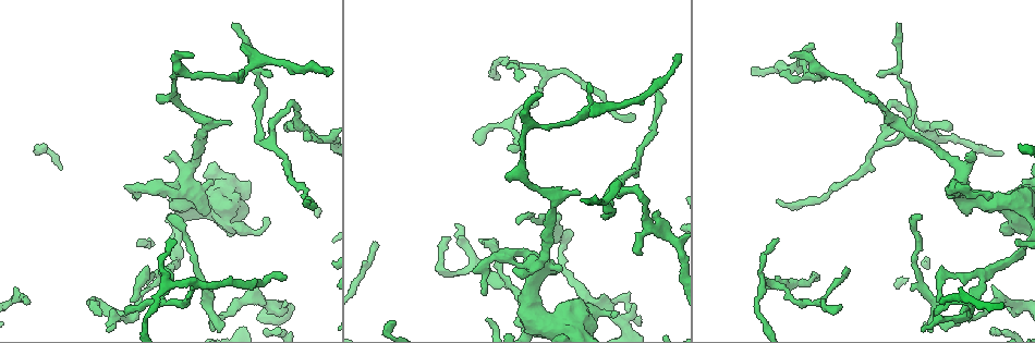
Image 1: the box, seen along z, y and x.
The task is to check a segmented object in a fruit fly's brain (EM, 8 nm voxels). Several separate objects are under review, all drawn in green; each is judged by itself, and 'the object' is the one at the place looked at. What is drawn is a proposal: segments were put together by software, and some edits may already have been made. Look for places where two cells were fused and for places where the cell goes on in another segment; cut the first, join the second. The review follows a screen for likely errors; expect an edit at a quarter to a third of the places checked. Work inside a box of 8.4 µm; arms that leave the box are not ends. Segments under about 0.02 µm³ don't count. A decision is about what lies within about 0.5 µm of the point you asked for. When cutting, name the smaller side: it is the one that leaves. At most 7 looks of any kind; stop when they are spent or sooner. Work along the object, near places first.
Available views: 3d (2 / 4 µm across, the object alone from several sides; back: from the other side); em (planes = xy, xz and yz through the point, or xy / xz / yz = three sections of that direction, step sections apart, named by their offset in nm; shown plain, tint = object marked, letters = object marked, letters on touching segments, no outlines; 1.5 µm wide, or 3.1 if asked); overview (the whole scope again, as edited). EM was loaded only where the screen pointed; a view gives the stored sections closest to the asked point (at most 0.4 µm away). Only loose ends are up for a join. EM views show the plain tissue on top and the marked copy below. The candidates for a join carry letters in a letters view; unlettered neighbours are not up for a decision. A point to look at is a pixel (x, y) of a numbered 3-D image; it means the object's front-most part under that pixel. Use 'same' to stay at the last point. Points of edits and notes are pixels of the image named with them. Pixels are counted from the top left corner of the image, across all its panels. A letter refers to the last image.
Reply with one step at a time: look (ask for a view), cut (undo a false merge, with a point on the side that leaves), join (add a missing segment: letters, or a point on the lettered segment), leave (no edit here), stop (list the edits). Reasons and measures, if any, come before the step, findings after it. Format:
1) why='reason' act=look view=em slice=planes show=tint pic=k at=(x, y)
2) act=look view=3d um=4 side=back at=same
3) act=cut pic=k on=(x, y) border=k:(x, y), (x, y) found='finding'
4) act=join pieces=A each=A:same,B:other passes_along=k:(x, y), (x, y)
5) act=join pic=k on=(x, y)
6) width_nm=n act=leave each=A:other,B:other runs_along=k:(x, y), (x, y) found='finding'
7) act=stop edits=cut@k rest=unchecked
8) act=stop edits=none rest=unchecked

why='thin end' act=look view=3d um=4 pic=1 at=(308, 199)

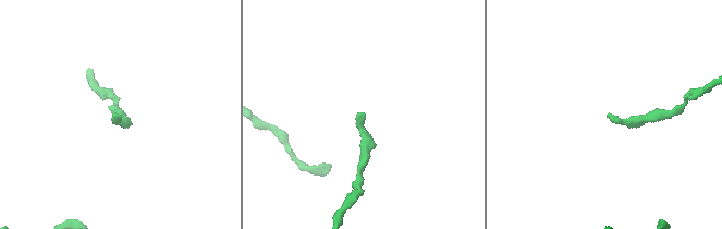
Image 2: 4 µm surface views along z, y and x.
why='shape alone is not enough' act=look view=em slice=planes show=letters pic=2 at=(117, 114)

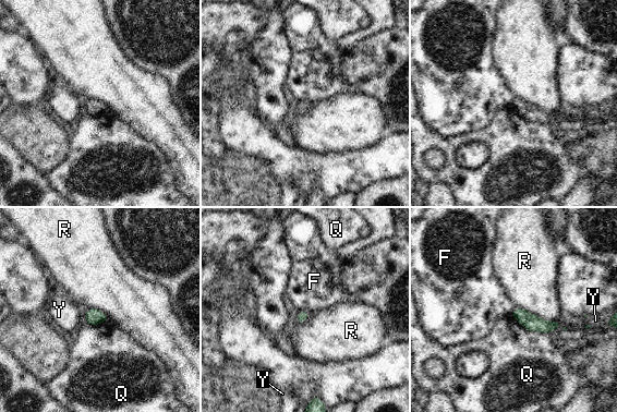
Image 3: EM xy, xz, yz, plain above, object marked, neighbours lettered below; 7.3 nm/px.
act=leave each=F:other,Q:other,R:other,Y:other found='none of them fits'

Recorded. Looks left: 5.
why='an open end' act=look view=3d um=2 pic=1 at=(791, 56)

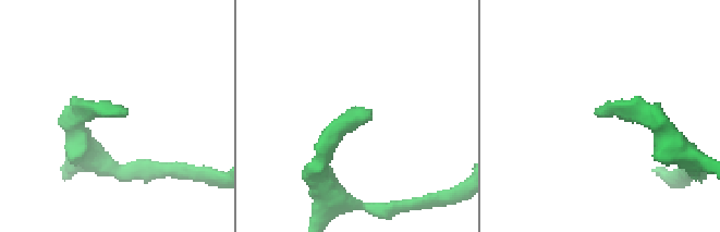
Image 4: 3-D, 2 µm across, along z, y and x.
act=look view=em slice=planes show=letters pic=4 at=(599, 112)

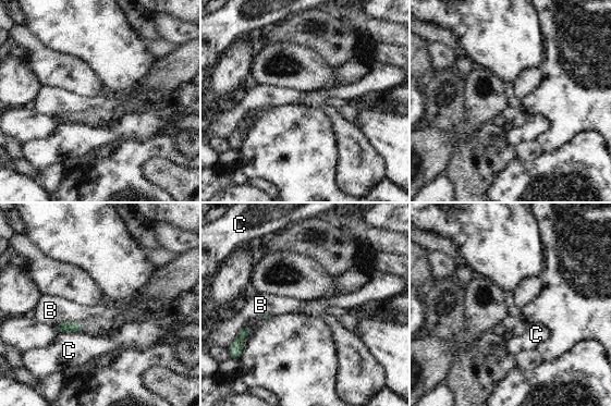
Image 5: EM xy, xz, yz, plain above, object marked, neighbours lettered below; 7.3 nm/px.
act=leave each=B:other,C:other border=5:(74, 331), (59, 333) found='no lettered segment goes on from it'

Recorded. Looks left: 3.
why='free end' act=look view=em slice=planes show=letters pic=1 at=(776, 239)

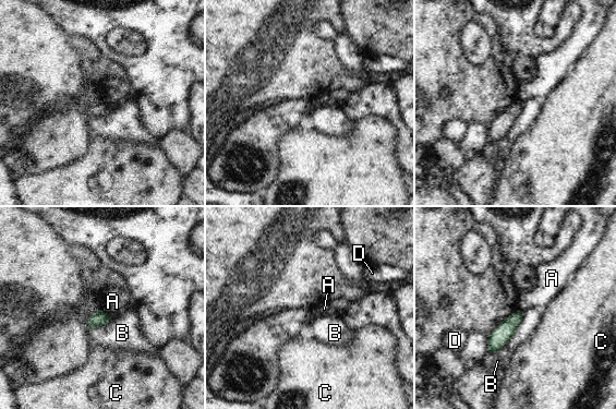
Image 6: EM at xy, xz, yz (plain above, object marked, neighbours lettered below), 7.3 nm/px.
act=leave each=A:other,B:other,C:other,D:other border=6:(98, 309), (110, 316) found='none of them fits'

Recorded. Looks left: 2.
act=stop edits=none rest=unchecked

